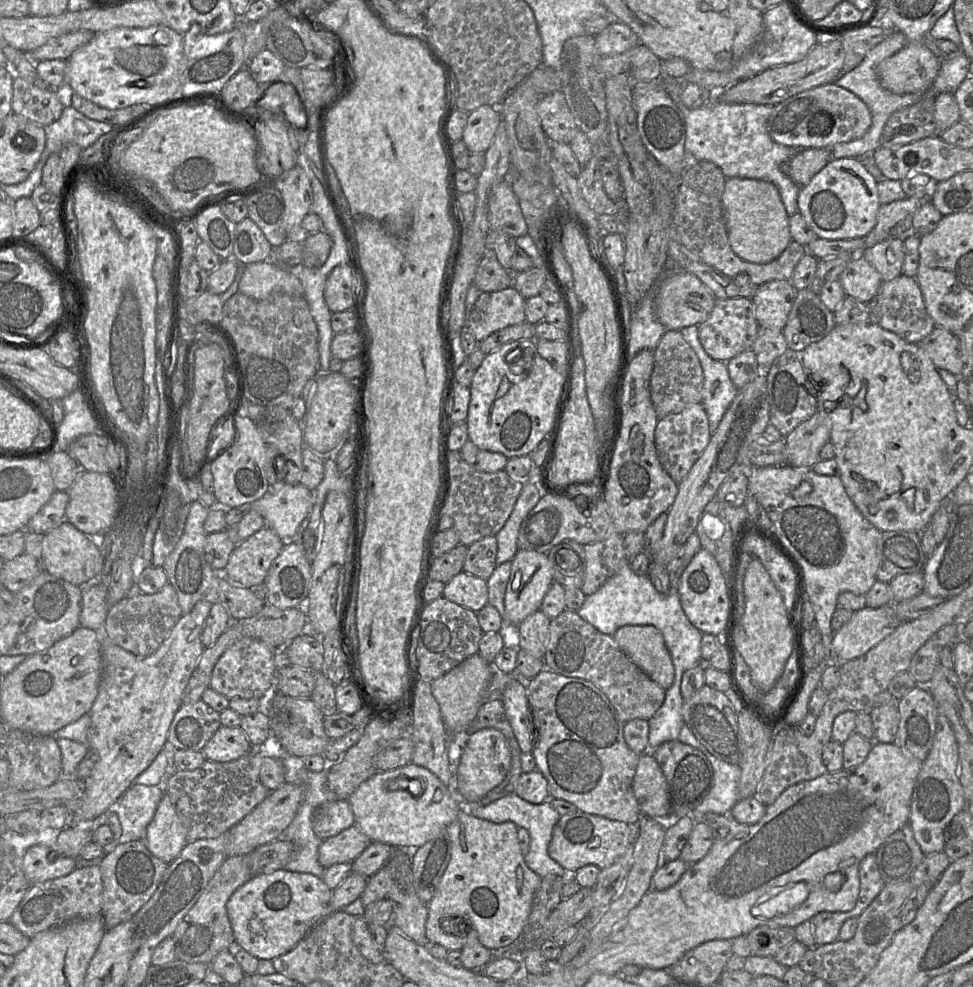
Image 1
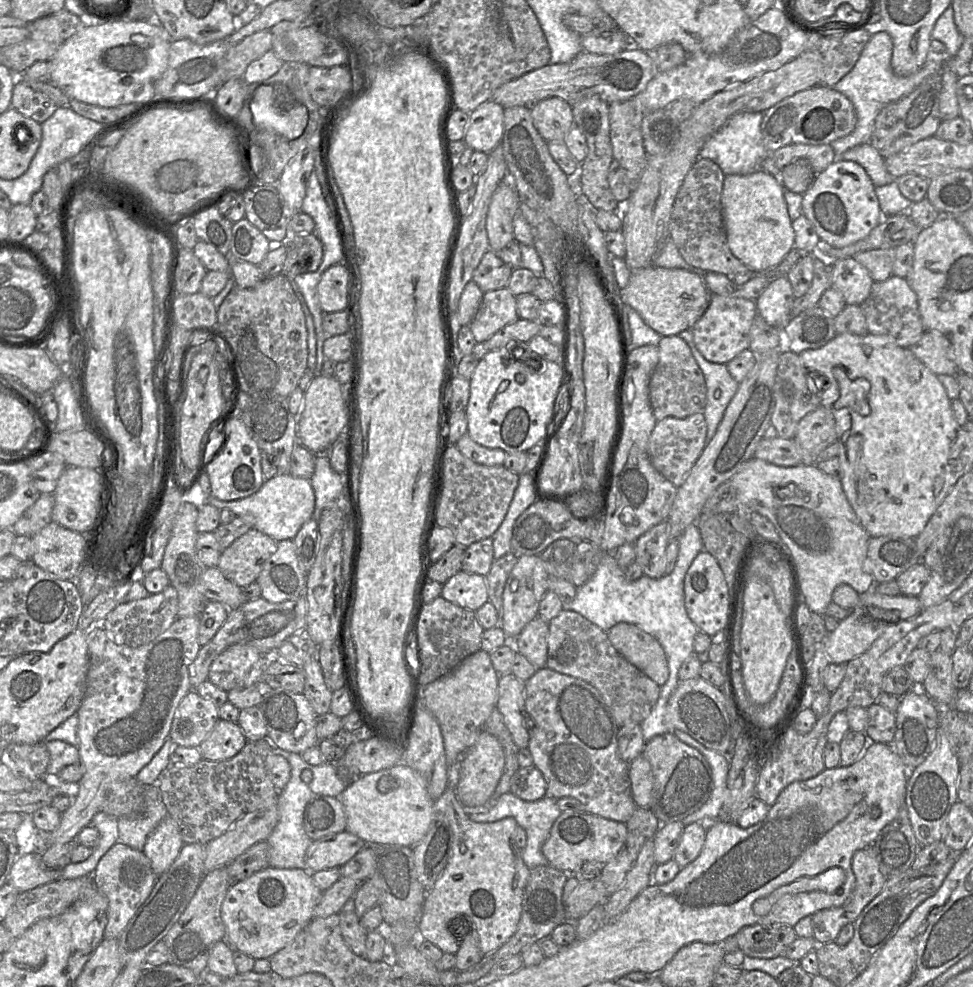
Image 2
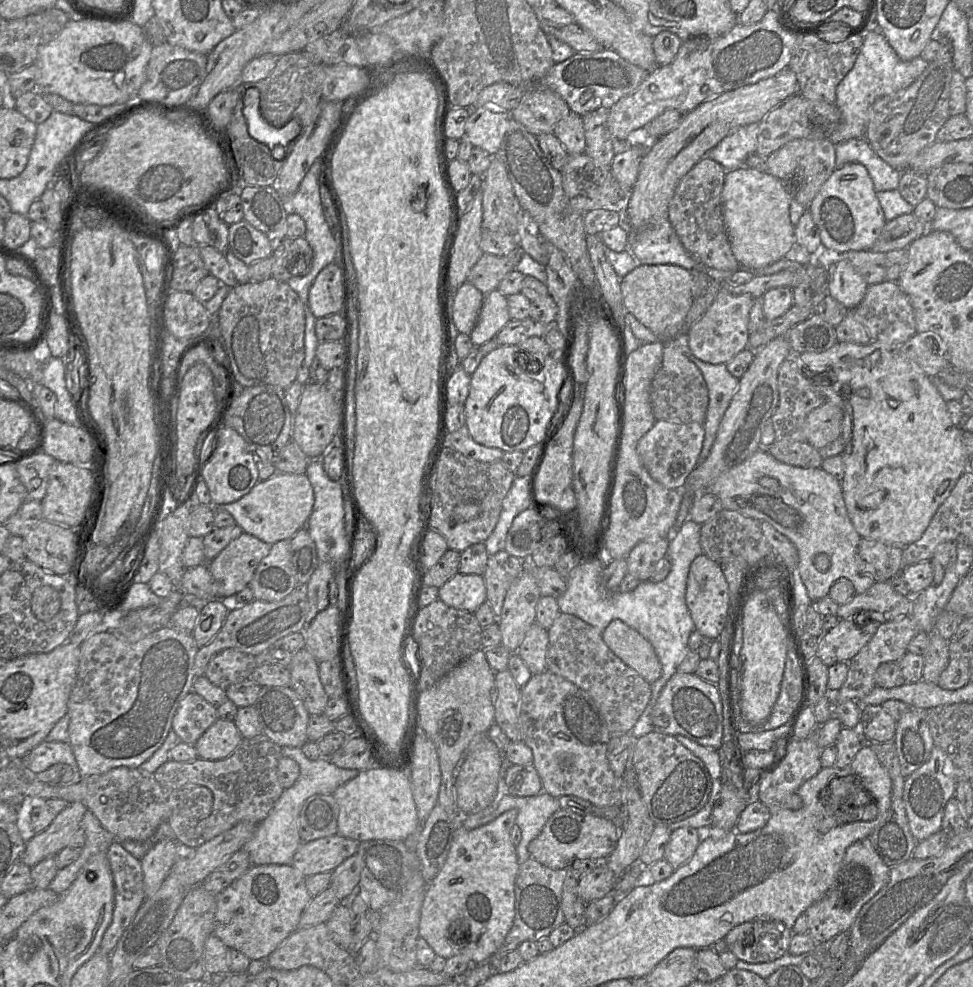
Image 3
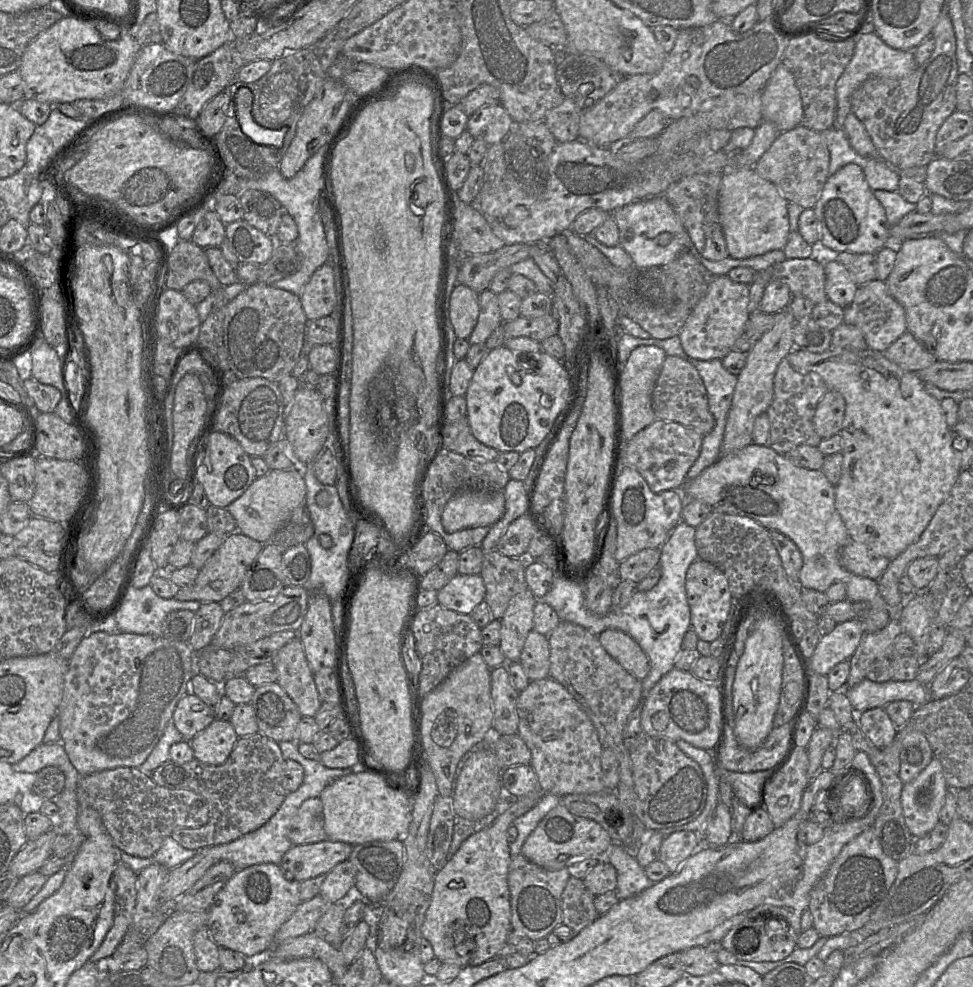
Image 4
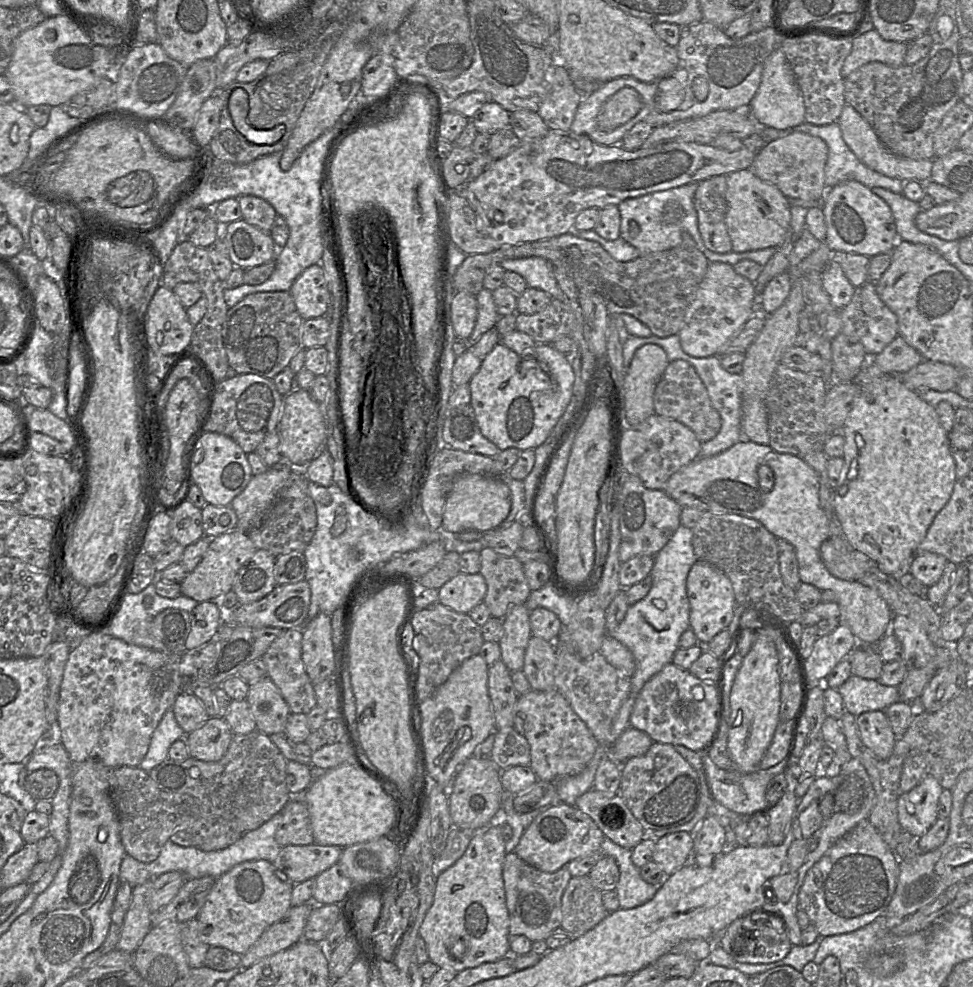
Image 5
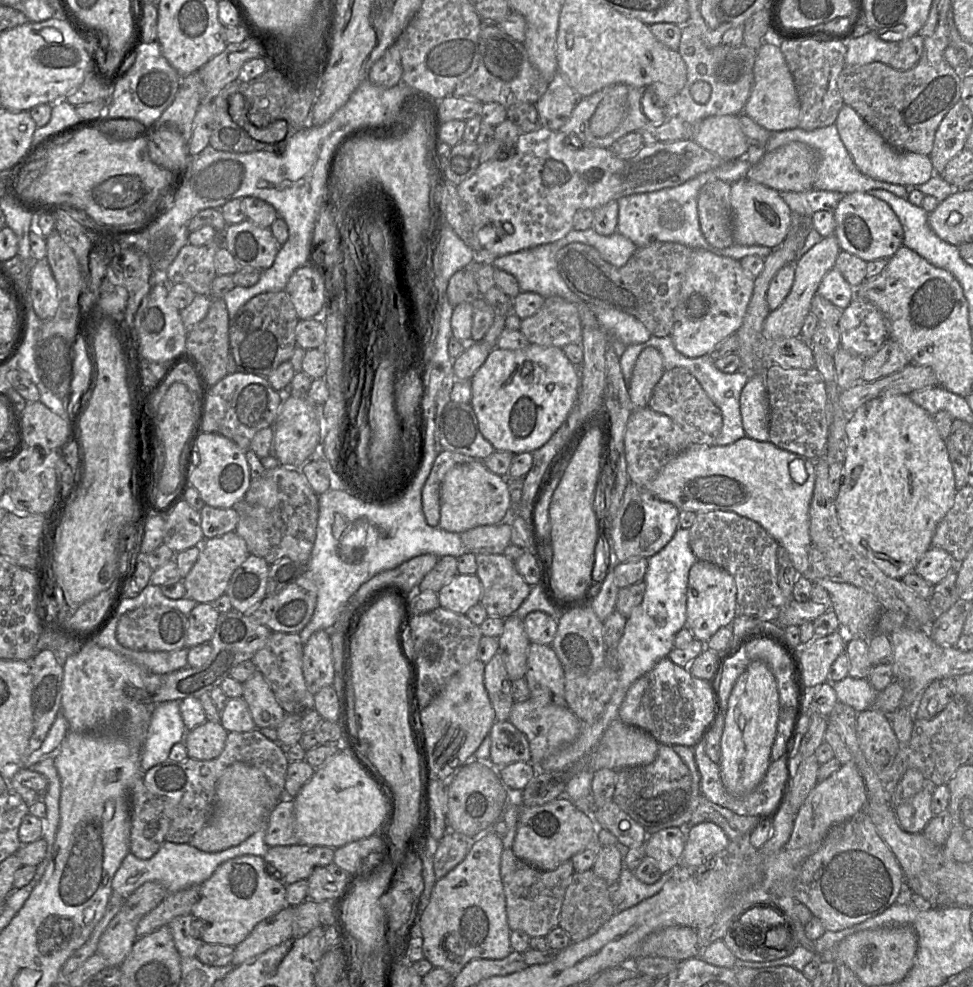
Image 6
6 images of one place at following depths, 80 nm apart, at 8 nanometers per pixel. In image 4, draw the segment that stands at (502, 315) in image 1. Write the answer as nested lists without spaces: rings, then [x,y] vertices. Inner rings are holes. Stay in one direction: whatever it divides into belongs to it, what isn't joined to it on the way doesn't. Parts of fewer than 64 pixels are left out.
[[[486,289],[479,293],[480,313],[477,324],[469,336],[472,344],[485,343],[491,333],[503,322],[498,305],[497,294]]]

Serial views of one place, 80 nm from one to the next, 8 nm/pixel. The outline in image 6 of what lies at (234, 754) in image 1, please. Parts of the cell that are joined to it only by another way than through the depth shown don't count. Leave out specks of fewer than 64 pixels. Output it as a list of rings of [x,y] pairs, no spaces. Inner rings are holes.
[[[206,720],[185,734],[188,757],[196,760],[217,758],[225,748],[227,736],[228,732],[221,723]]]

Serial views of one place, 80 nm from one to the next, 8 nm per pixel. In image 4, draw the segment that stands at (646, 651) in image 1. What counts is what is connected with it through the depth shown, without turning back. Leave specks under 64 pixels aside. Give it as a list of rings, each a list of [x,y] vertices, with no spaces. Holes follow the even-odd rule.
[[[607,629],[598,638],[609,655],[634,677],[642,681],[648,675],[649,659],[629,634],[618,629]]]

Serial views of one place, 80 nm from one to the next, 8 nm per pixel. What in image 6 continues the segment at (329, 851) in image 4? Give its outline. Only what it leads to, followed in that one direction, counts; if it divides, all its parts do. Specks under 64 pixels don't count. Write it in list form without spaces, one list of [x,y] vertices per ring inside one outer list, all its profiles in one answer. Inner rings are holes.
[[[295,844],[270,847],[263,858],[266,872],[274,877],[277,870],[280,873],[279,881],[288,886],[308,879],[316,867],[331,864],[334,852],[331,847]]]

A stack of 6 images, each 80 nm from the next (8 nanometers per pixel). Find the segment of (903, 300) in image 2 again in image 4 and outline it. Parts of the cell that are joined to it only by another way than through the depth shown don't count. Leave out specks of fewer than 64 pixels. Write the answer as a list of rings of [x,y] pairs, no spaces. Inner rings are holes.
[[[873,280],[858,287],[852,303],[844,309],[843,322],[857,327],[862,332],[868,348],[879,353],[885,352],[907,332],[904,308],[889,294],[886,283],[880,280]]]

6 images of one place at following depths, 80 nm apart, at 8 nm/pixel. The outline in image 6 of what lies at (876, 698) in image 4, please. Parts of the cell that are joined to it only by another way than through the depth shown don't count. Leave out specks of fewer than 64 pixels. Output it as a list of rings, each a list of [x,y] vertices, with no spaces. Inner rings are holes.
[[[847,676],[842,681],[827,681],[834,689],[839,702],[852,707],[857,713],[873,707],[878,692],[866,678]]]

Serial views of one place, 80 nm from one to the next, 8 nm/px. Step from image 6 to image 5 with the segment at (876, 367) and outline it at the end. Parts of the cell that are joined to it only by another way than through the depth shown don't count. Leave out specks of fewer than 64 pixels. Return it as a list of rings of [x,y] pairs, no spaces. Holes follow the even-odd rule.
[[[900,335],[889,343],[881,353],[869,359],[869,362],[875,364],[886,374],[903,374],[922,361],[921,355]]]

